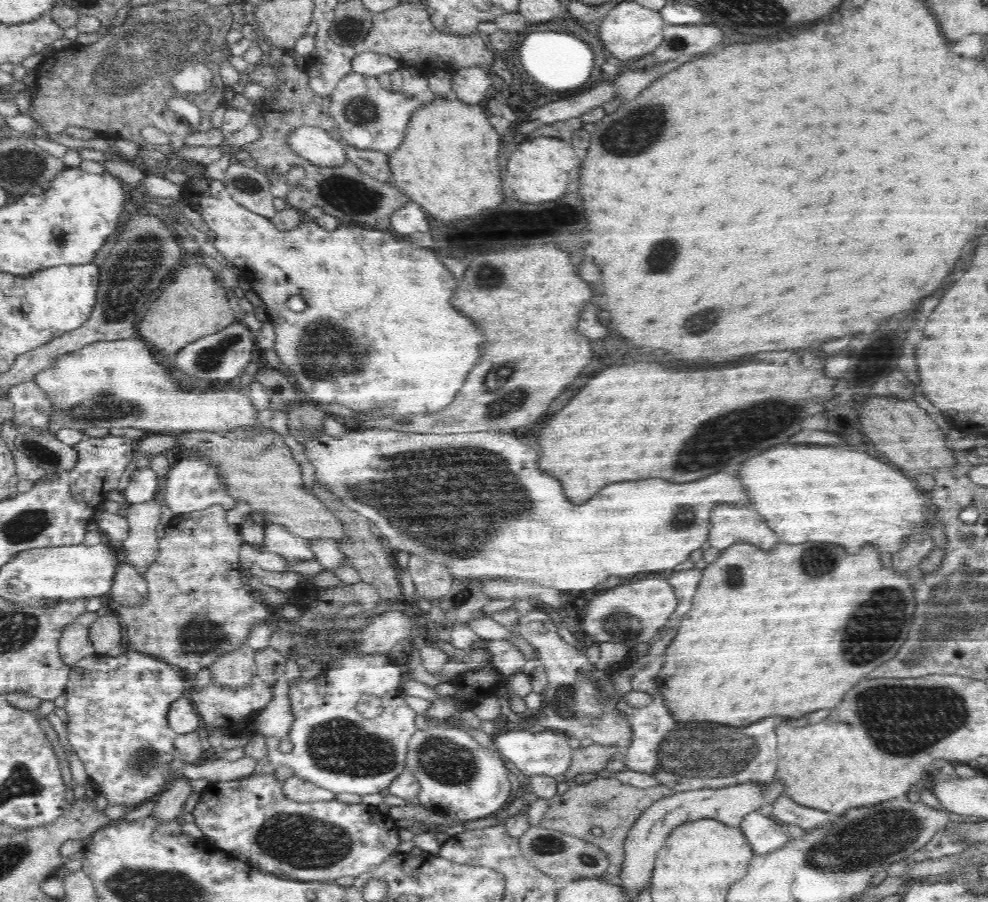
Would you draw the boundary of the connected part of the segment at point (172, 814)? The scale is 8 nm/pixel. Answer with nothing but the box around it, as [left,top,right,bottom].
[150,774,192,824]

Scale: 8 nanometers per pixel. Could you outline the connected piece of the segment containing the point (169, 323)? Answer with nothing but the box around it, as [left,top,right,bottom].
[137,264,238,359]

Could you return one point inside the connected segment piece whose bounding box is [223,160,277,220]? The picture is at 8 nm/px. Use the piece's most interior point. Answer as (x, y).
(249, 186)

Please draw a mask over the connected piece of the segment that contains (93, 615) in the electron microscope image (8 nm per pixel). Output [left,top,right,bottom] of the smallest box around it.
[59,612,97,667]

